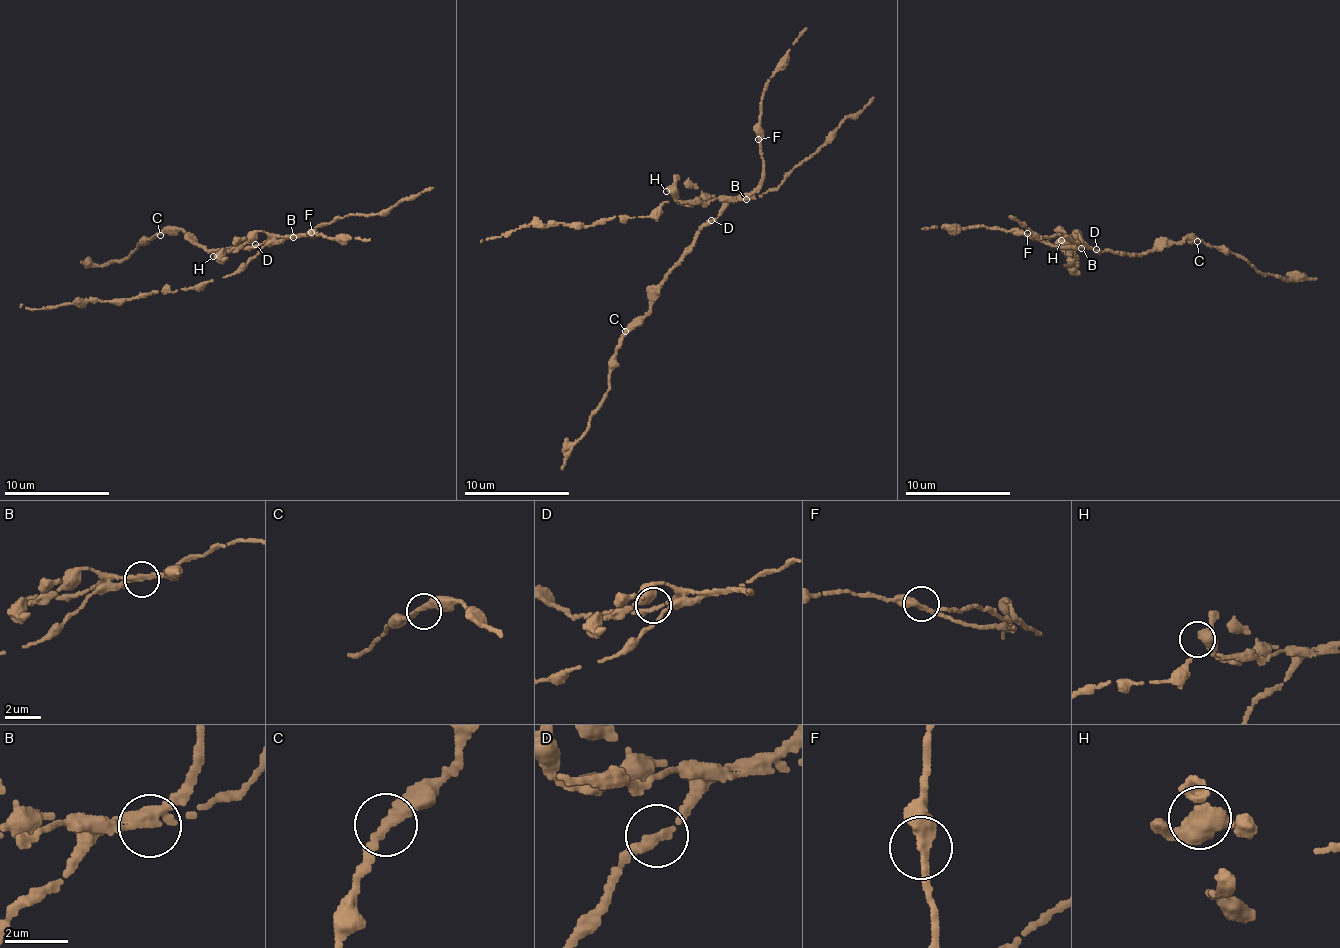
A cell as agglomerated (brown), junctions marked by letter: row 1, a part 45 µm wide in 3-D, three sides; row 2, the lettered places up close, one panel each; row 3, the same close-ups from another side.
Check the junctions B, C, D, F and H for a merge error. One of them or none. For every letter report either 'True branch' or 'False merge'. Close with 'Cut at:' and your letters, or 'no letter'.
B: False merge
C: True branch
D: True branch
F: True branch
H: True branch
Cut at: B

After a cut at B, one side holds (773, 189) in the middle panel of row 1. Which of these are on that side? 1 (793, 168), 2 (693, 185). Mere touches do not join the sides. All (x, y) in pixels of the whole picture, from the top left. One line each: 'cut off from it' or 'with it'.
1: with it
2: cut off from it

